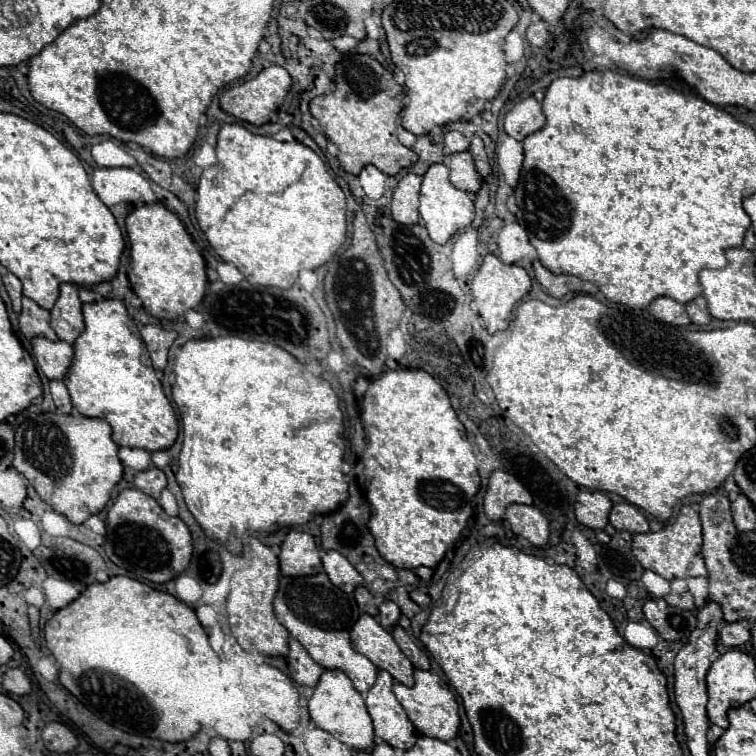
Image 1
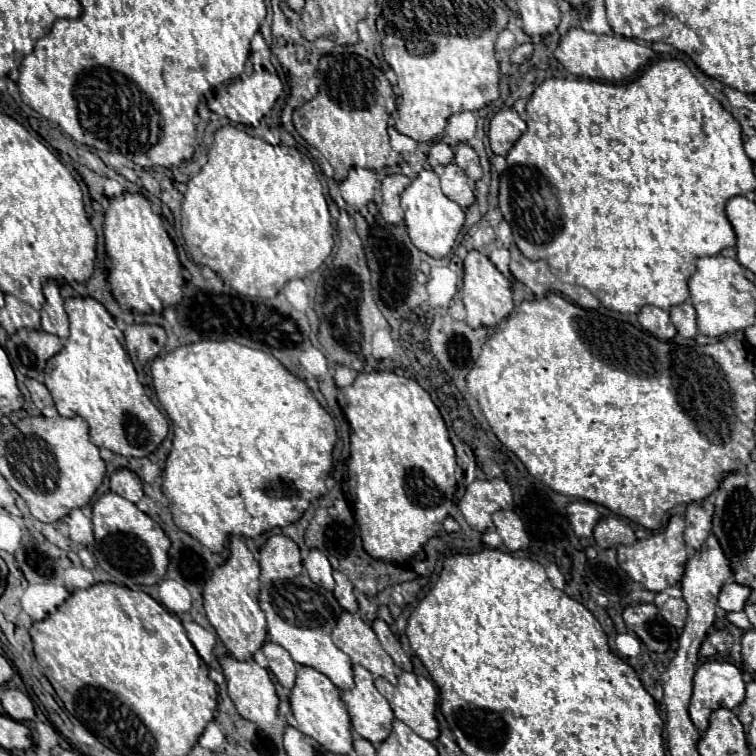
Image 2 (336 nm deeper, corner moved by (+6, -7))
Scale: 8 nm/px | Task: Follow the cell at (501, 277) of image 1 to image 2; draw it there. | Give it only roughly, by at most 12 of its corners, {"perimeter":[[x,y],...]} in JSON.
{"perimeter":[[480,251],[464,259],[466,323],[494,327],[514,309],[510,281]]}

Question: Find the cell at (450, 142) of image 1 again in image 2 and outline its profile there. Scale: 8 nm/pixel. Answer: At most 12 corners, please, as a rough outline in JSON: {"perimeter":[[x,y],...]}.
{"perimeter":[[434,143],[428,151],[432,167],[448,165],[454,159],[450,145]]}

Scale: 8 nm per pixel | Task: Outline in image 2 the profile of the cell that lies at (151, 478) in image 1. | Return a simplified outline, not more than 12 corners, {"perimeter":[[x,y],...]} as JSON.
{"perimeter":[[130,469],[110,475],[110,491],[132,503],[144,497],[142,481]]}

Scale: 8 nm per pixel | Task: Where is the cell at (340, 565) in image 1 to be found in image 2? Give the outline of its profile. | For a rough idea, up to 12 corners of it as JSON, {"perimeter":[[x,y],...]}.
{"perimeter":[[310,549],[304,569],[316,585],[334,589],[330,561],[320,549]]}

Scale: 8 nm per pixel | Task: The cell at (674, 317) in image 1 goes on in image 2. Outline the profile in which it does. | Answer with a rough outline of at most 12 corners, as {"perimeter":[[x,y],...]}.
{"perimeter":[[646,305],[638,323],[662,341],[676,335],[668,311]]}

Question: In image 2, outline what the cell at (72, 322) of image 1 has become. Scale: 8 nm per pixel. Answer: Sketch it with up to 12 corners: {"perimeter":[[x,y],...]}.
{"perimeter":[[44,281],[42,329],[68,337],[64,299],[54,281]]}

